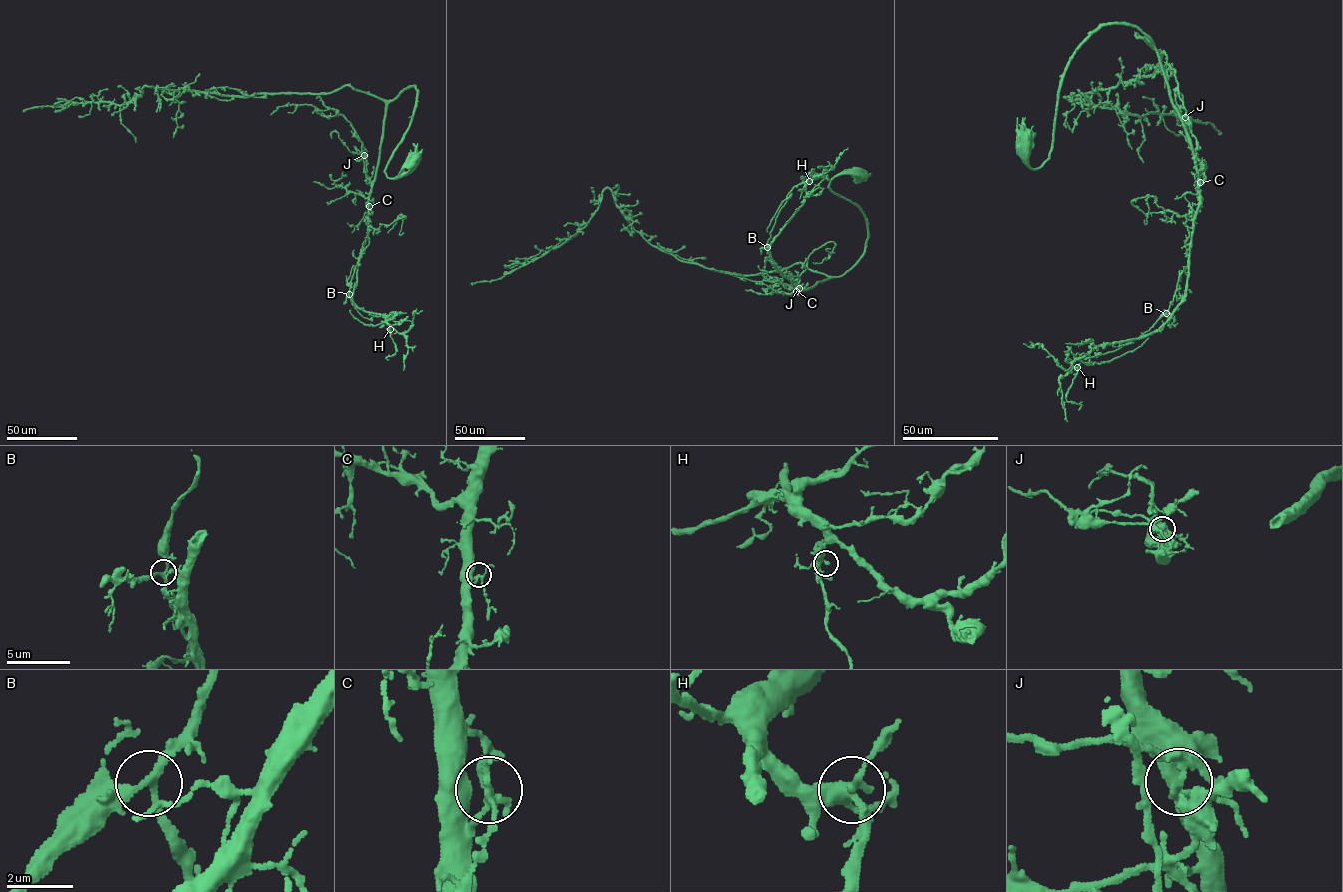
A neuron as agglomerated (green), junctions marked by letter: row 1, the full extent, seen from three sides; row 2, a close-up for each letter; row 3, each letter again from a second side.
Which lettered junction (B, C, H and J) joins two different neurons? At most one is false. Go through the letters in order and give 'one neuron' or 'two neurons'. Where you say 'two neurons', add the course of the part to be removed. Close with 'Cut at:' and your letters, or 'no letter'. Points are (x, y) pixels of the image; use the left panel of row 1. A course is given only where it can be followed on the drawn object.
B: one neuron
C: one neuron
H: one neuron
J: one neuron
Cut at: no letter

